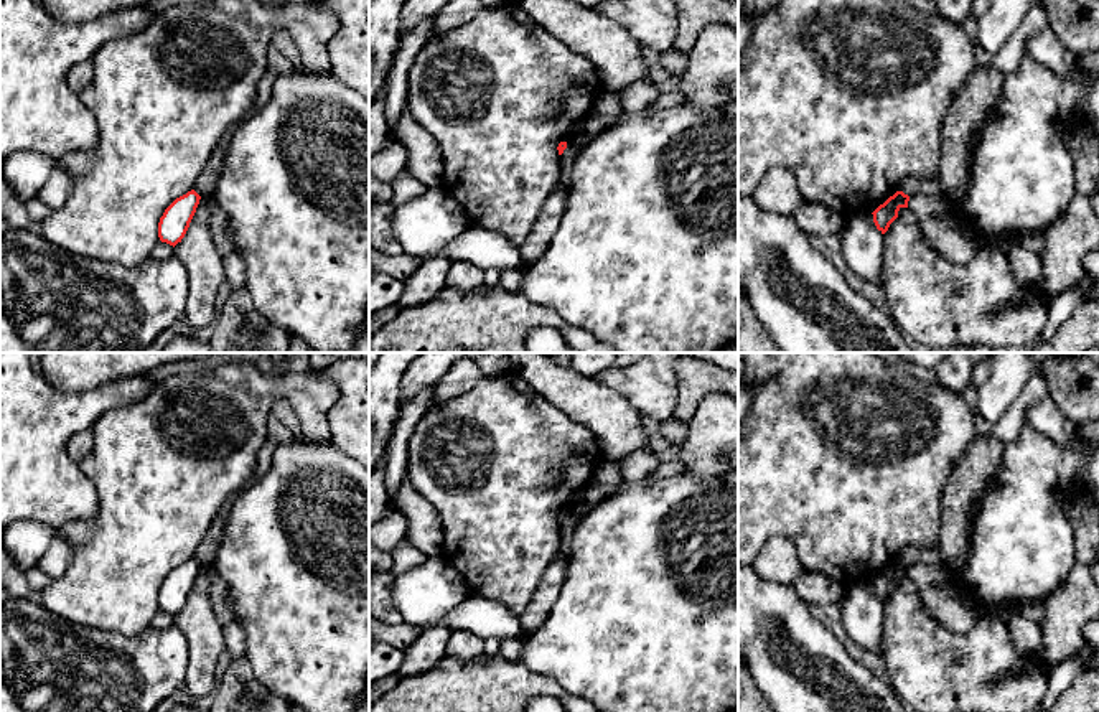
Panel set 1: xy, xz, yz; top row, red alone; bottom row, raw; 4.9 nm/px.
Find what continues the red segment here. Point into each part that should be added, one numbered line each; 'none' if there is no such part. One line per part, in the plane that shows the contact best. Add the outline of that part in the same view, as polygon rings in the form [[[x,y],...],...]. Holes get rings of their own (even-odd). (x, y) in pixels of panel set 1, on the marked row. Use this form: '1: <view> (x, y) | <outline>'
none

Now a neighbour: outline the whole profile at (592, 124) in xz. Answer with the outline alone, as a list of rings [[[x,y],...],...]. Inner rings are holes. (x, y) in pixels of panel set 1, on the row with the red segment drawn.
[[[592,110],[572,132],[572,135],[568,137],[568,142],[585,147],[608,127],[611,127],[611,124],[601,119],[595,110]]]

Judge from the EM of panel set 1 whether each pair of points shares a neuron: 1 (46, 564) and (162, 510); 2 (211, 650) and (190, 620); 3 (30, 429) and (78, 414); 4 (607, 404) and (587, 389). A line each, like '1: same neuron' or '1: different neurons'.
1: different neurons
2: same neuron
3: same neuron
4: same neuron

